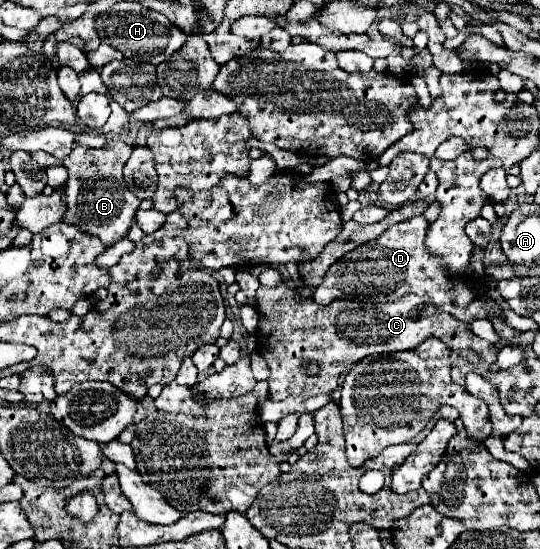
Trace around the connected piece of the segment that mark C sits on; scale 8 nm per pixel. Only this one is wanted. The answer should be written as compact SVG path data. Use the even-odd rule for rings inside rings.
M261 293L255 297L255 309L259 313L257 325L257 349L269 365L269 393L273 401L281 401L289 395L313 397L319 393L329 393L337 389L339 377L347 373L357 361L369 355L393 353L415 349L427 337L437 337L443 343L451 345L451 351L457 353L453 359L453 369L459 371L459 377L453 379L459 385L465 385L463 375L469 369L489 369L489 363L495 361L495 345L477 337L467 323L457 321L453 315L441 311L435 305L423 303L417 295L407 293L399 301L375 305L375 307L351 307L351 301L335 299L329 305L319 305L311 297L307 299L287 299L273 301L265 299ZM463 353L477 353L481 363L469 363ZM303 361L317 361L319 373L307 377Z

